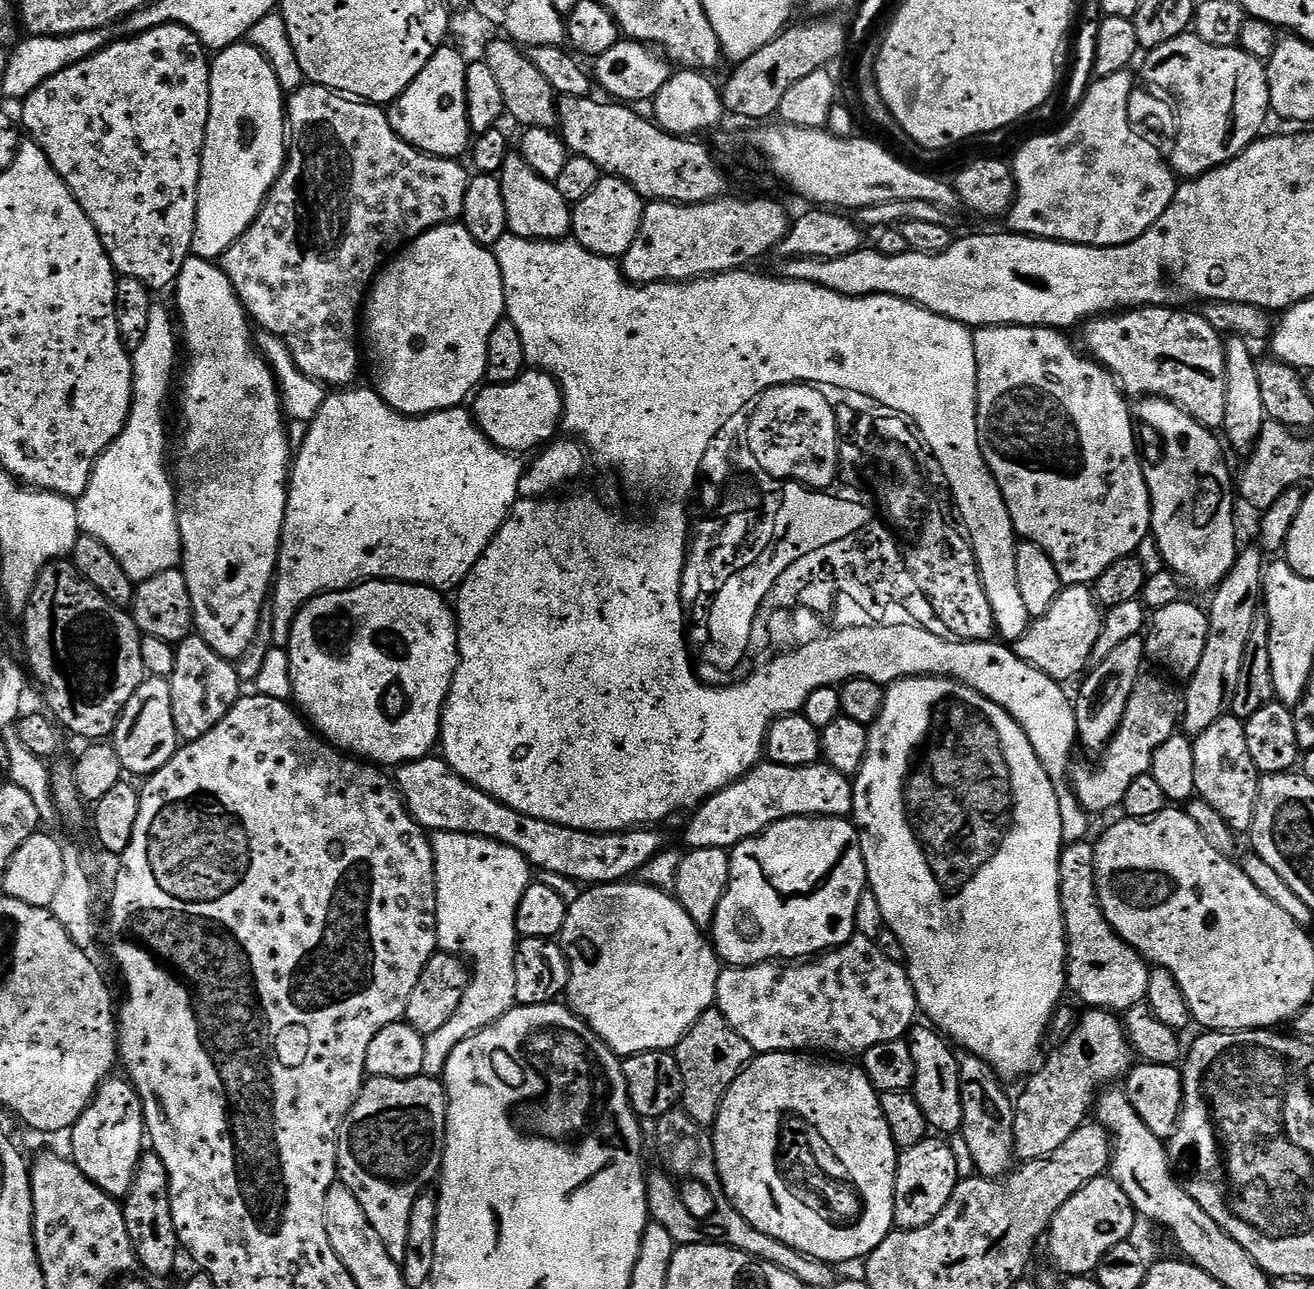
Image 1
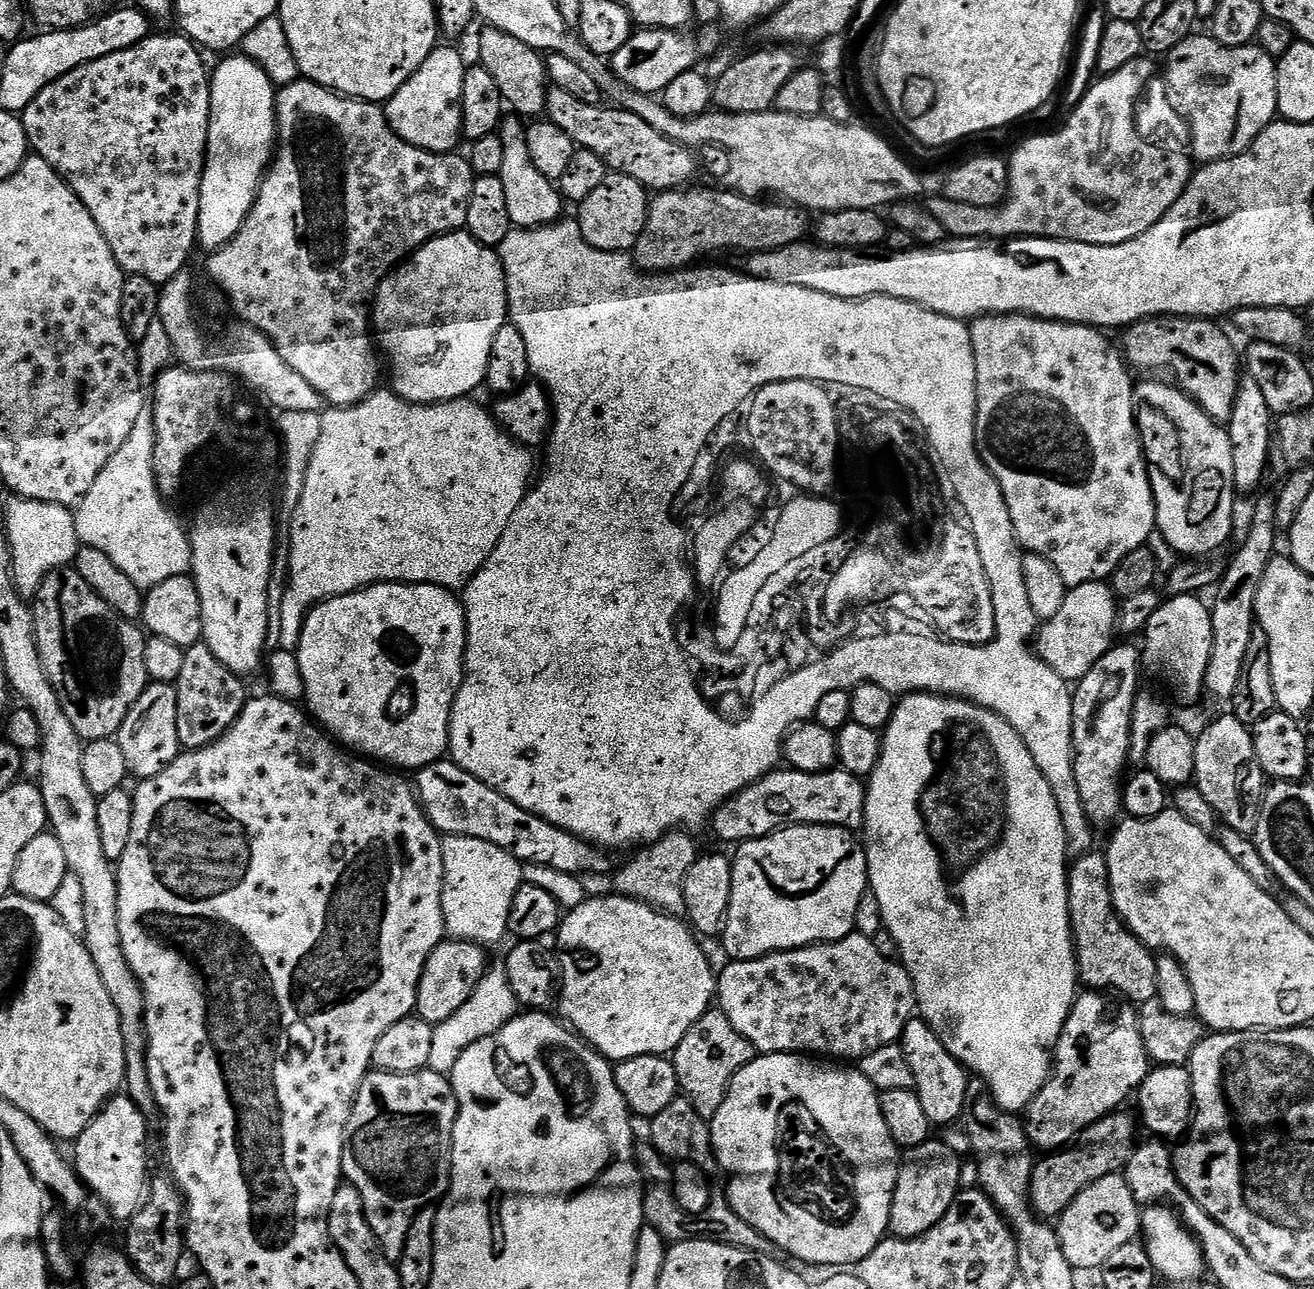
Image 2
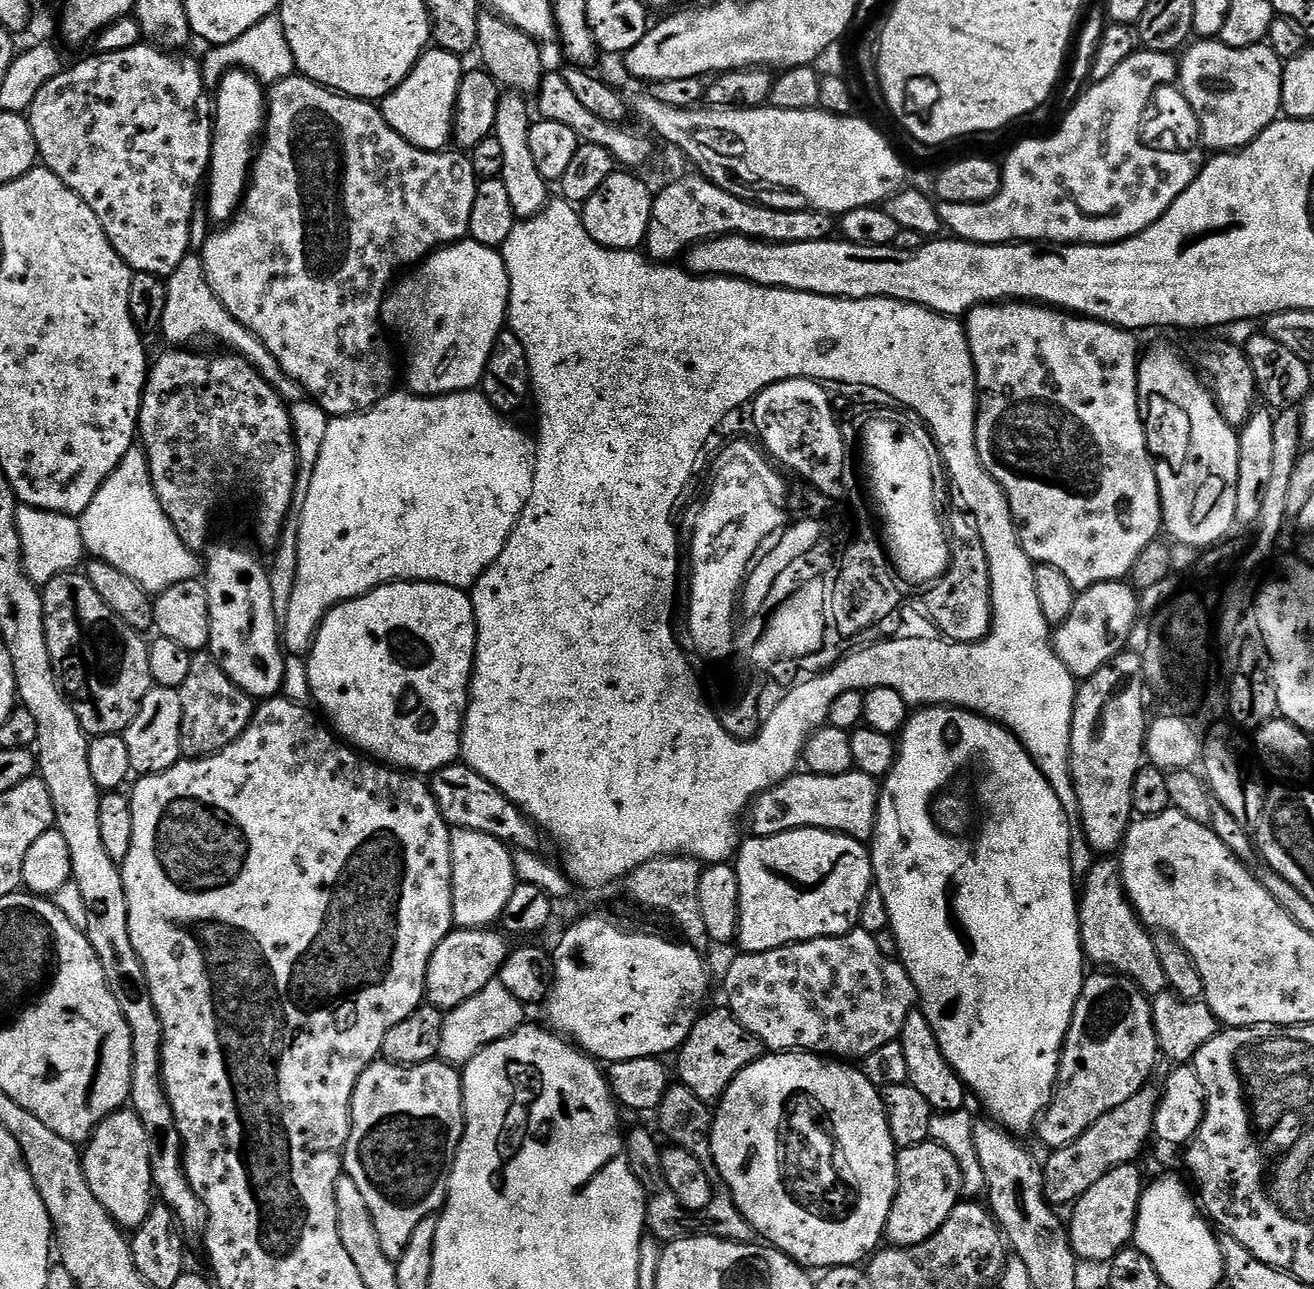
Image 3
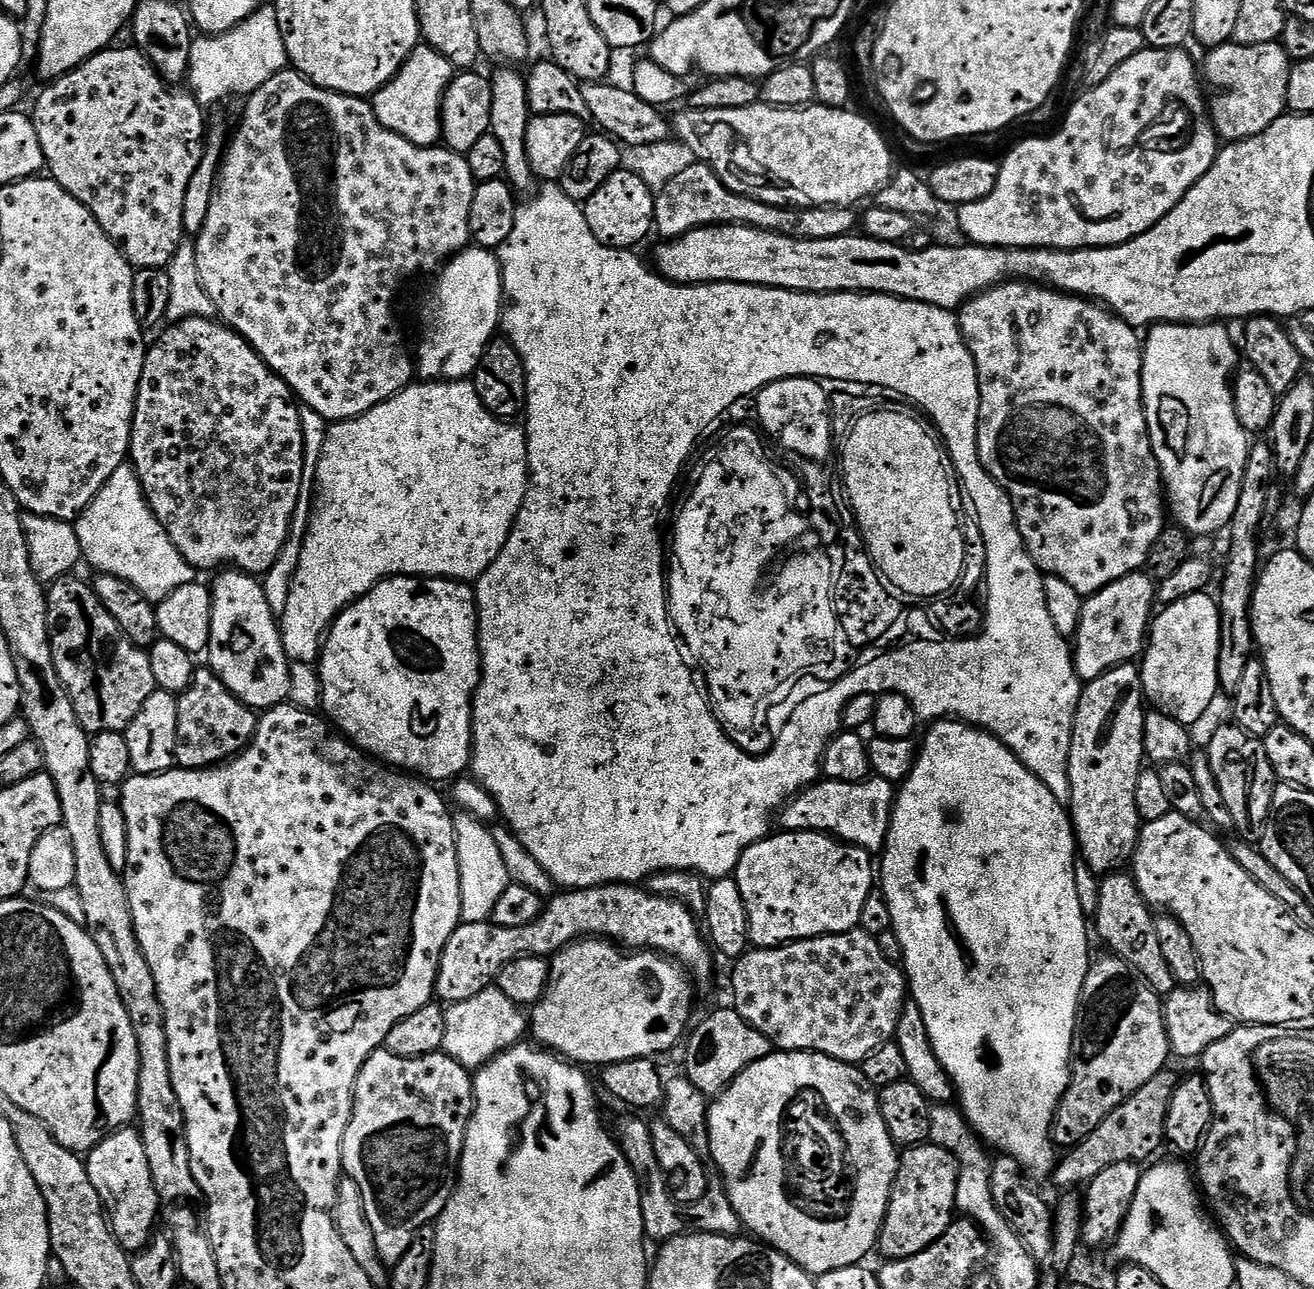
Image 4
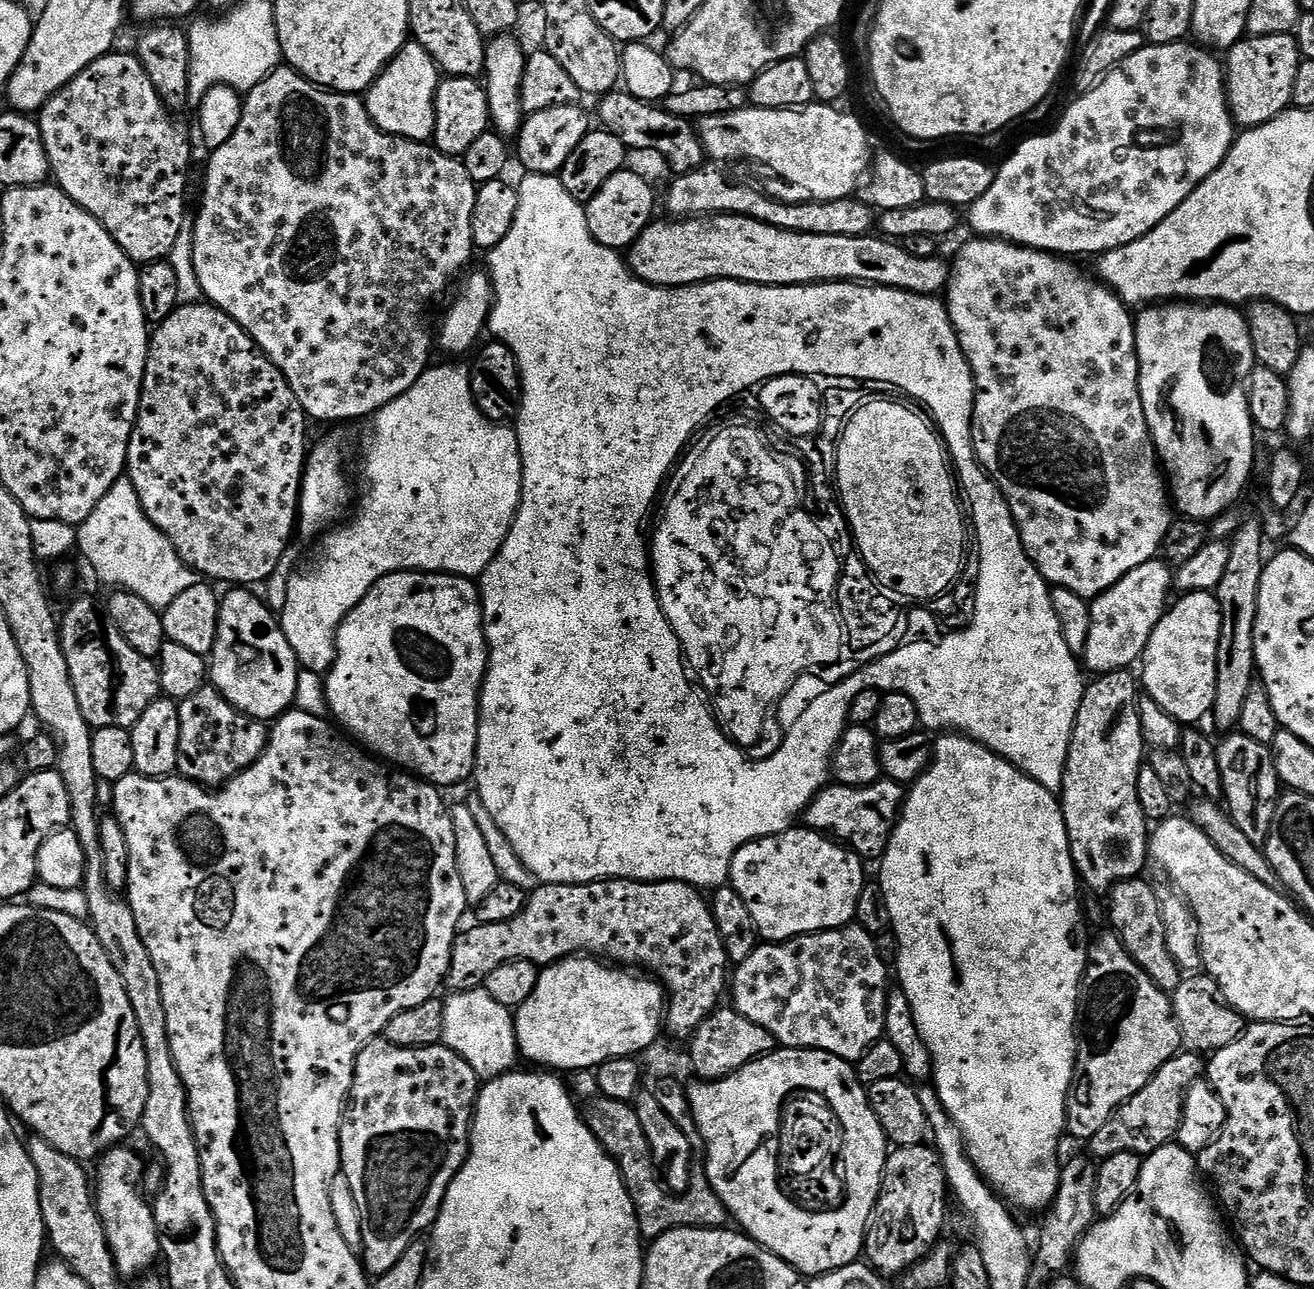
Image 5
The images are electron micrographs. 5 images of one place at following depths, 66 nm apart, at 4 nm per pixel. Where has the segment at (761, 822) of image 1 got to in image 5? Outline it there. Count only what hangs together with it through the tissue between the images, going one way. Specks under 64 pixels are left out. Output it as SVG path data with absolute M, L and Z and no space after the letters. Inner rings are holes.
M882 778L865 788L855 788L835 782L829 783L810 802L802 817L803 827L819 832L841 845L847 846L865 861L879 861L896 828L900 810L904 806L905 785Z

